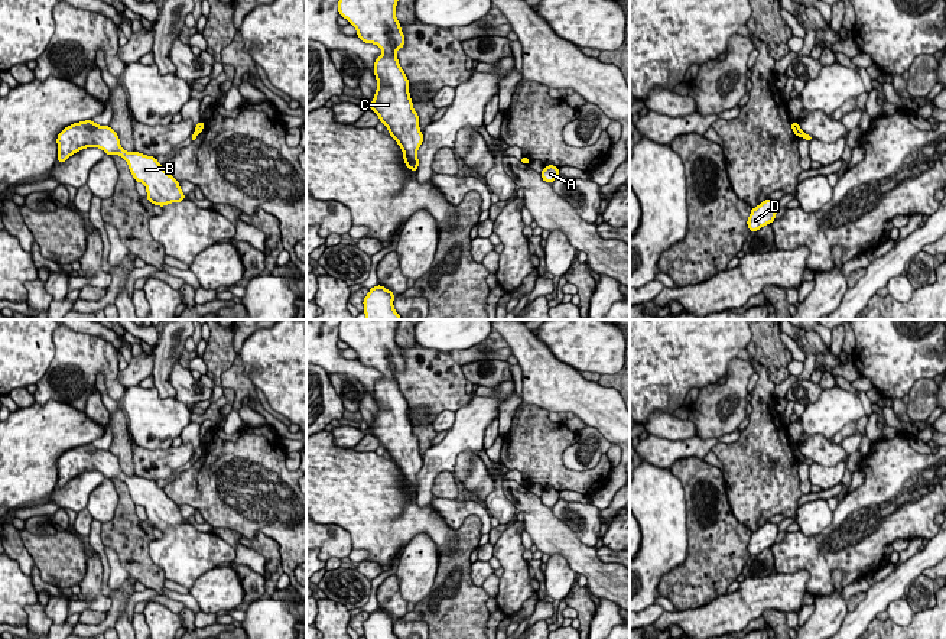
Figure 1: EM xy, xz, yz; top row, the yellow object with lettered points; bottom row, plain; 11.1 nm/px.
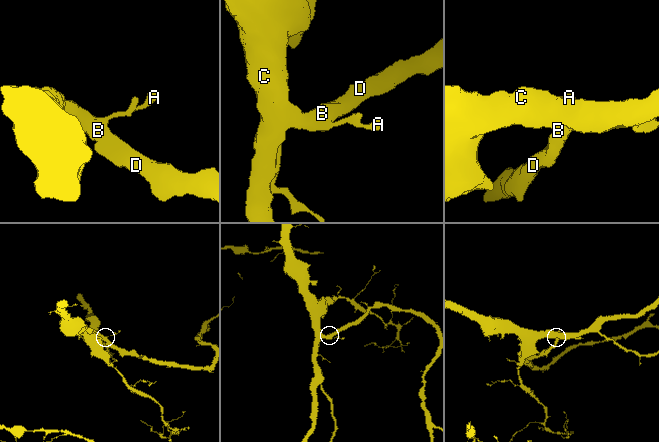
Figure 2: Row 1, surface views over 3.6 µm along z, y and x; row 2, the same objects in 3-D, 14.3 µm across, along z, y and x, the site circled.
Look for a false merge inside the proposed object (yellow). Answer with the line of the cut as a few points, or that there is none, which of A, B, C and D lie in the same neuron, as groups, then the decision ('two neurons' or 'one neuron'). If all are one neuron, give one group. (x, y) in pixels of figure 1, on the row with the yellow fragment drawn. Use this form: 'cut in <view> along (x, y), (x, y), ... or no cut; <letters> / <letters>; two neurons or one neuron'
no cut; A B C D; one neuron

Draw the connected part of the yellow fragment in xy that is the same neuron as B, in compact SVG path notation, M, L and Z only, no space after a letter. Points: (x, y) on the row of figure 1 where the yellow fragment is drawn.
M92 120L74 123L58 134L56 143L59 163L85 147L100 147L105 155L123 156L134 181L144 184L146 198L155 205L165 207L185 200L179 181L169 175L156 158L123 150L118 134L110 126L100 126Z

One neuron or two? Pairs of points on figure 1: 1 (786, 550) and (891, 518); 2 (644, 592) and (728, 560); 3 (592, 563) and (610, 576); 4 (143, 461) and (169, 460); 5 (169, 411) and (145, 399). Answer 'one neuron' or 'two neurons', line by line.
1: one neuron
2: two neurons
3: one neuron
4: one neuron
5: one neuron

